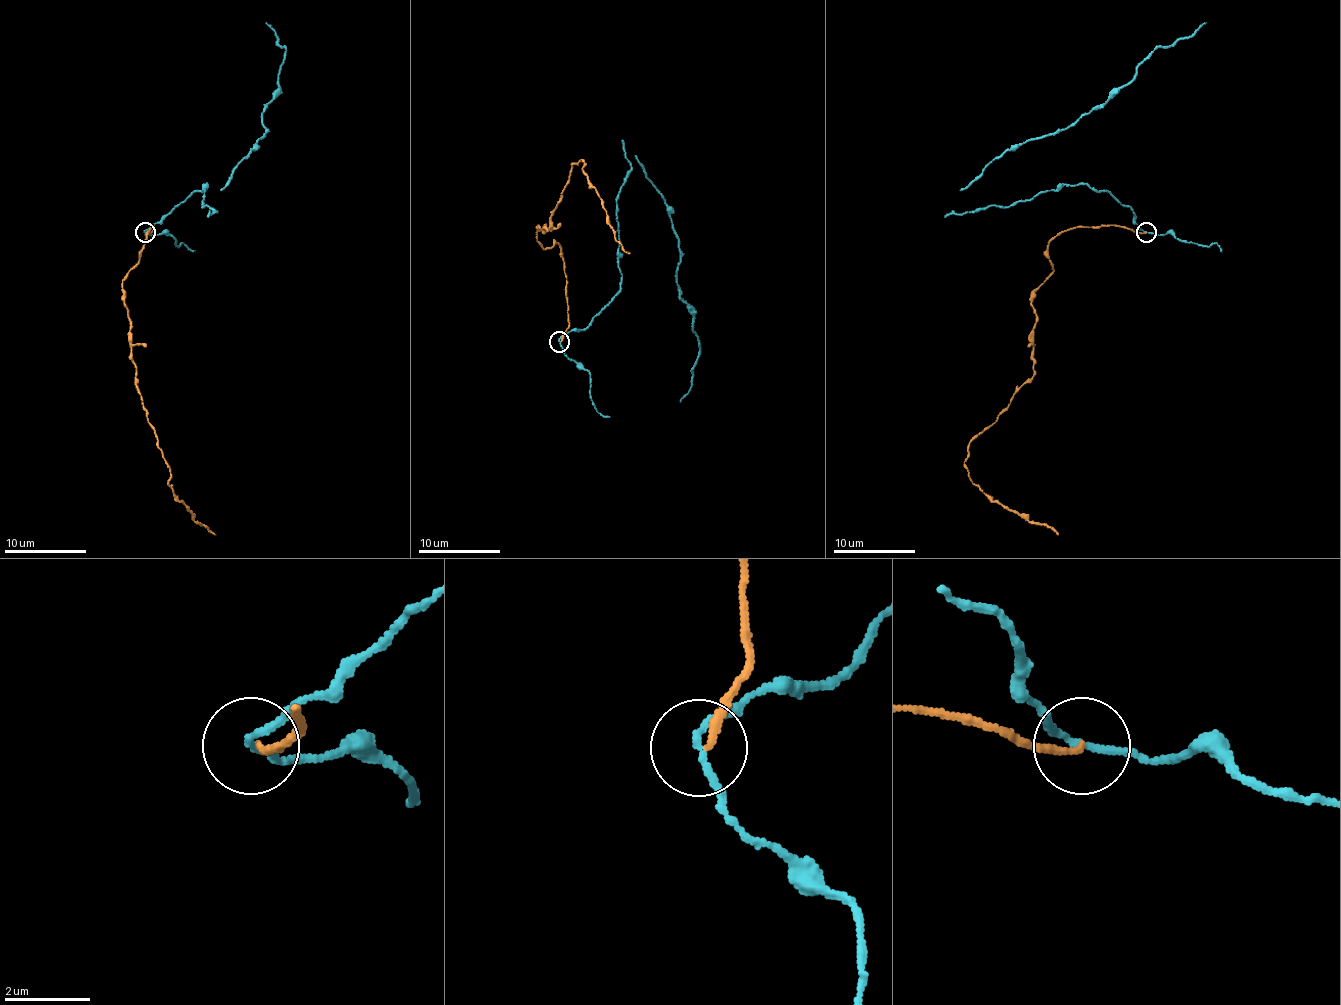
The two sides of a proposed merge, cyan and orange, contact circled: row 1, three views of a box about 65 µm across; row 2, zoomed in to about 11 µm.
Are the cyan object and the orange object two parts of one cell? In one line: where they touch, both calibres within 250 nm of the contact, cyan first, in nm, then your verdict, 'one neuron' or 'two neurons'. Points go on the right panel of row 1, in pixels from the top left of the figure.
(1146, 232) | 140/180 nm | two neurons

